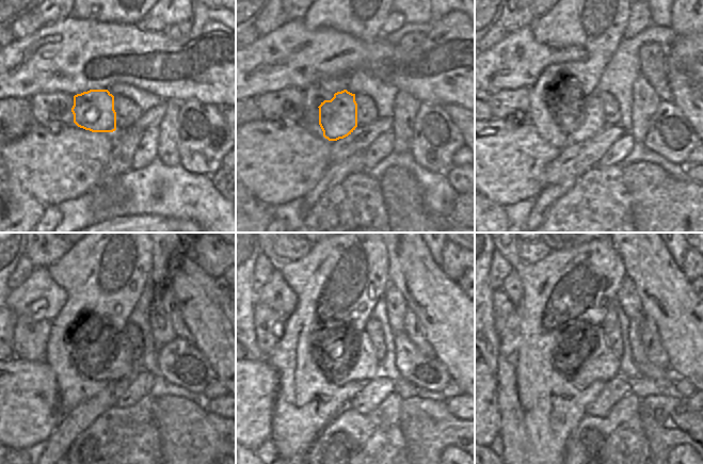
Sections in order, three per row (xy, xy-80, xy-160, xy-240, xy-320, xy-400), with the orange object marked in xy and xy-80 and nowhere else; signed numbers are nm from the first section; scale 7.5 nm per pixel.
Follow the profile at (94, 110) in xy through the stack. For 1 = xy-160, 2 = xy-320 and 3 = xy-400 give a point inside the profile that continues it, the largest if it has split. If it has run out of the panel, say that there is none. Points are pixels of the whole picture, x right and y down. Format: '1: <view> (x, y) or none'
1: xy-160 (593, 122)
2: xy-320 (366, 367)
3: xy-400 (603, 364)

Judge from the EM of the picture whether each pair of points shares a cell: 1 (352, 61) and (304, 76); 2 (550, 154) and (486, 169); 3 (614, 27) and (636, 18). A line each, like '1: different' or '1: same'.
1: same
2: same
3: different

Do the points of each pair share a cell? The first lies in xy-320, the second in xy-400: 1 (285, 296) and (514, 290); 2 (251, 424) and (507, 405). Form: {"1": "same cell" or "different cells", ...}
{"1": "same cell", "2": "different cells"}

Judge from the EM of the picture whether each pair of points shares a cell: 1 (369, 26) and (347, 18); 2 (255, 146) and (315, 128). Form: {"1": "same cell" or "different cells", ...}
{"1": "same cell", "2": "different cells"}

